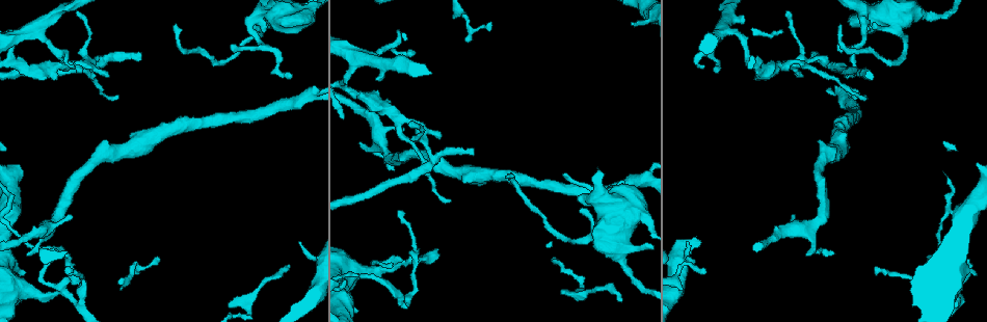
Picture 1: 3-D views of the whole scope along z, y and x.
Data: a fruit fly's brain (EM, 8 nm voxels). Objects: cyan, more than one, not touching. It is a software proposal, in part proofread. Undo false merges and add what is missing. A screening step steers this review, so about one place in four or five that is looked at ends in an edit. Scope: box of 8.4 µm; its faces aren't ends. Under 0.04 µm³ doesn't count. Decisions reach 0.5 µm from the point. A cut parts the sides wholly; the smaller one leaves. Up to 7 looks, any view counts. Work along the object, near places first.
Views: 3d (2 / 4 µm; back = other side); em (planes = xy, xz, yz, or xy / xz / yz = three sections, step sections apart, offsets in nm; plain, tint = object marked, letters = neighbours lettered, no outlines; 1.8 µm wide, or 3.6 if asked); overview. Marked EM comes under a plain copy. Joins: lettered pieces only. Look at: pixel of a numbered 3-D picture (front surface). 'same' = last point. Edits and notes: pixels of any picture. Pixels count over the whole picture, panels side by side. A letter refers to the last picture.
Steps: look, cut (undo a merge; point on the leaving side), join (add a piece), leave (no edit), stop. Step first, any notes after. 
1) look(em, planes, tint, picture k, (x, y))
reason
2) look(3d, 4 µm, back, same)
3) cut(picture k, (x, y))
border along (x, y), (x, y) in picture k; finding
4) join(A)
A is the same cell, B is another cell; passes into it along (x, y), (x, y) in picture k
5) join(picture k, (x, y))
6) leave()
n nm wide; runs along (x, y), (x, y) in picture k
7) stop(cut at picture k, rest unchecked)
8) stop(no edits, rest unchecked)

look(3d, 2 µm, picture 1, (633, 25))
tapers out

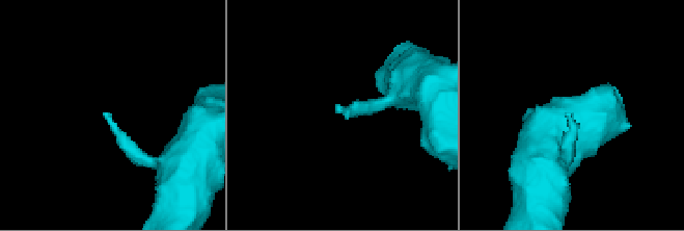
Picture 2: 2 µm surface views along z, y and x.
look(em, xz, step 16, tint, picture 2, (568, 112))

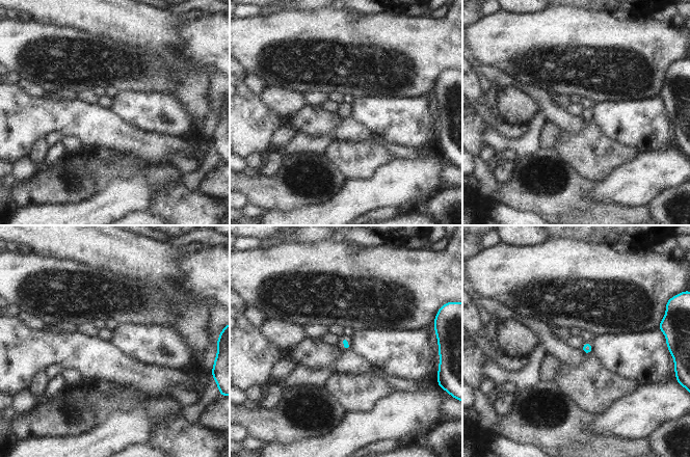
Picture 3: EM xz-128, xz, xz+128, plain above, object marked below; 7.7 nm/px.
look(em, planes, letters, same)
cut it another way

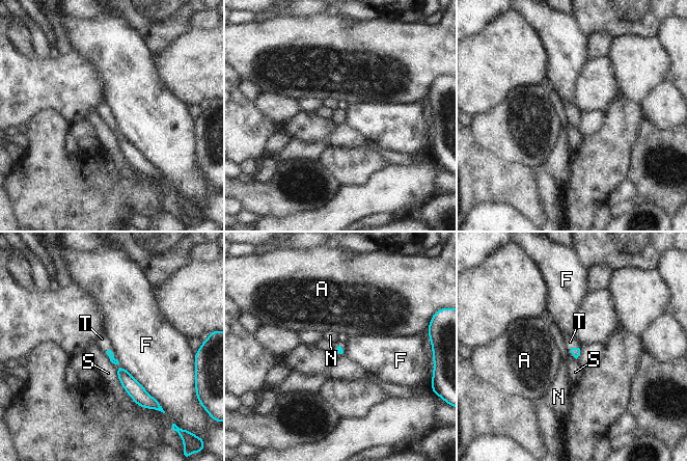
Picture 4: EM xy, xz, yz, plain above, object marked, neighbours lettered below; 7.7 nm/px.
join(T)
F touches over 400 nm; T is the same cell, A, F, N and S are other cells; it goes on there

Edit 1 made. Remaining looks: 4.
look(3d, 2 µm, picture 1, (878, 25))
branch stops here

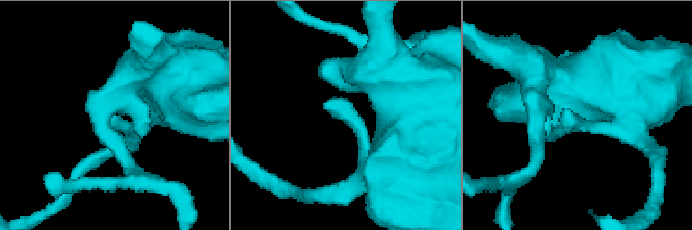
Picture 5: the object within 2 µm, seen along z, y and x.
look(em, xz, step 4, letters, picture 5, (576, 118))

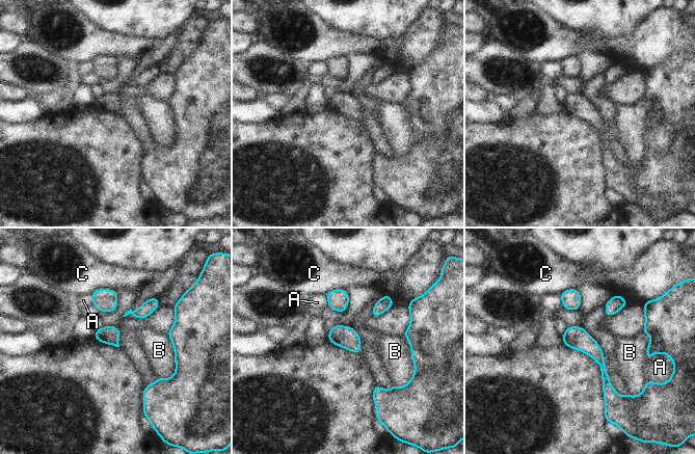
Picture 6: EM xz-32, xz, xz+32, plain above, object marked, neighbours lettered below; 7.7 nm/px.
leave()
A, B and C are other cells; runs along (569, 328), (603, 363), (611, 398) in picture 6; no lettered piece goes on from it

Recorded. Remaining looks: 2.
look(em, planes, letters, picture 1, (876, 266))
thin end

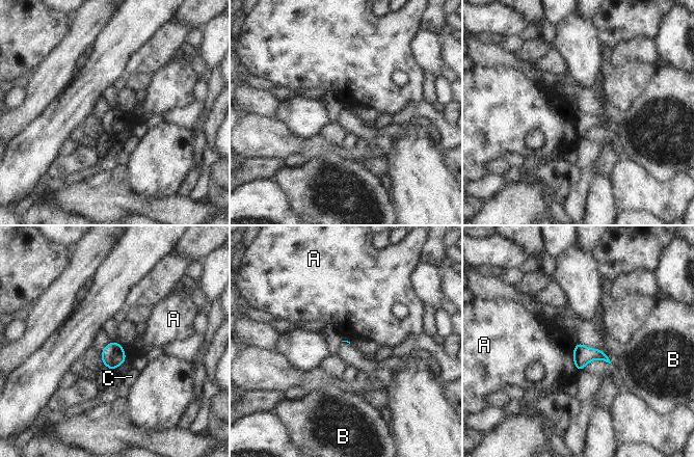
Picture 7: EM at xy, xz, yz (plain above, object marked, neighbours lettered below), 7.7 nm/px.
leave()
A, B and C are other cells; border along (571, 351), (576, 369) in picture 7; no lettered piece goes on from it

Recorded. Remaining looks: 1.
stop(join at picture 4, rest unchecked)

